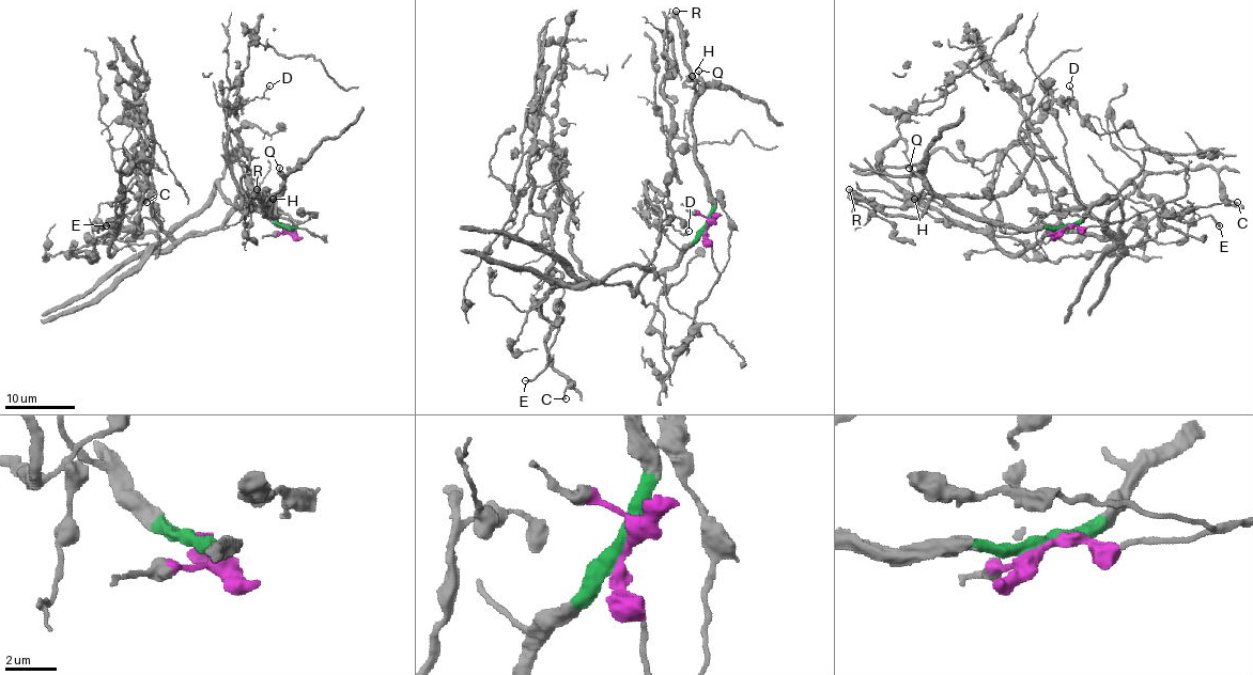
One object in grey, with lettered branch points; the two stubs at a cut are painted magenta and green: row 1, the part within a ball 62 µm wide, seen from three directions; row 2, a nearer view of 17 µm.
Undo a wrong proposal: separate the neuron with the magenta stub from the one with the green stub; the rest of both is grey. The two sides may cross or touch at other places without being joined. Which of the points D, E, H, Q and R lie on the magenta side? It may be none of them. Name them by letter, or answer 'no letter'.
no letter

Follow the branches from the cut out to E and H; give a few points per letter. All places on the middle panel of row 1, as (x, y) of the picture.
E: (707, 226), (654, 277), (636, 265), (552, 284), (540, 314), (557, 334), (524, 380)
H: (707, 226), (712, 206), (709, 179), (695, 154), (693, 91), (686, 84), (692, 75)

